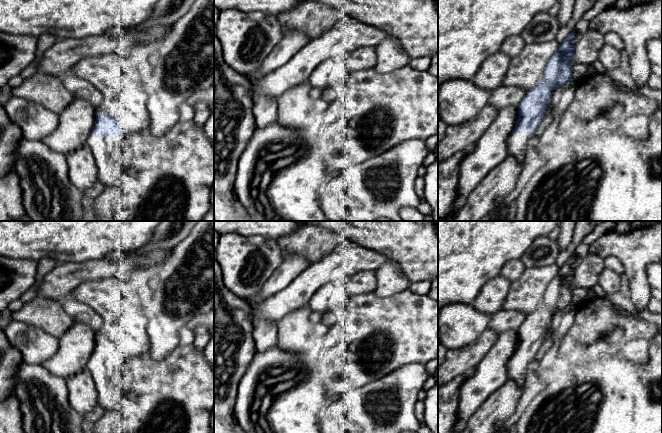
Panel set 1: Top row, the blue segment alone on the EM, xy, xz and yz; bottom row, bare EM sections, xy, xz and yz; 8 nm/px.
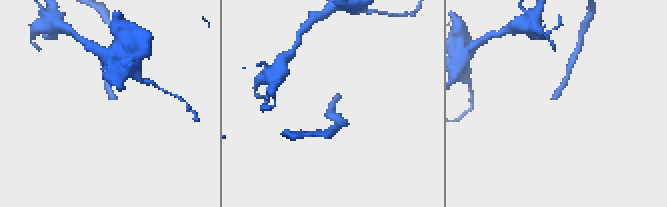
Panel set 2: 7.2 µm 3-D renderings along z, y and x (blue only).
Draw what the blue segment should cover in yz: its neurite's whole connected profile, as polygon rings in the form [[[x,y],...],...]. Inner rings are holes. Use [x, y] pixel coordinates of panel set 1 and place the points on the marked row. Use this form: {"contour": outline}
{"contour": [[[573,31],[556,50],[555,54],[547,63],[543,76],[539,83],[528,91],[525,97],[518,105],[518,119],[512,133],[507,138],[508,156],[515,157],[519,162],[523,162],[526,158],[527,143],[529,139],[535,135],[540,123],[542,122],[546,109],[551,103],[553,91],[572,81],[572,58],[575,53],[575,45],[573,39],[575,32]]]}

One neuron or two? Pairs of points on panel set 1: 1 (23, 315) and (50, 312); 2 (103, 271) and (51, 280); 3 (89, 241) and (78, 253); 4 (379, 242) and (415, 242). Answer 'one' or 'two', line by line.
1: one
2: one
3: one
4: one

